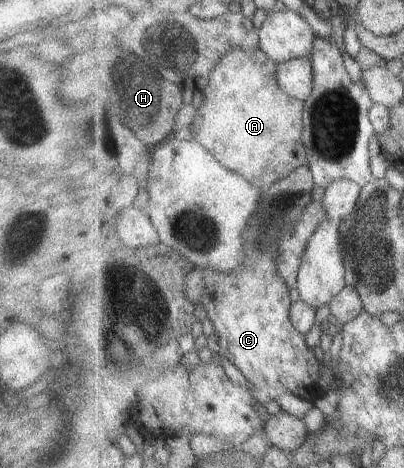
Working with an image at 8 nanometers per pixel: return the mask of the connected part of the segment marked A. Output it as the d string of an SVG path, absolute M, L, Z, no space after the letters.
M235 47L231 52L226 51L212 69L208 85L202 91L203 101L206 103L201 104L189 124L194 133L192 140L202 143L208 151L214 151L214 157L224 167L246 175L246 179L250 179L258 187L275 185L286 175L293 174L302 166L308 166L306 147L302 142L305 101L290 97L282 90L277 81L278 67L279 63L270 59L259 47L254 51L244 51L242 47Z

